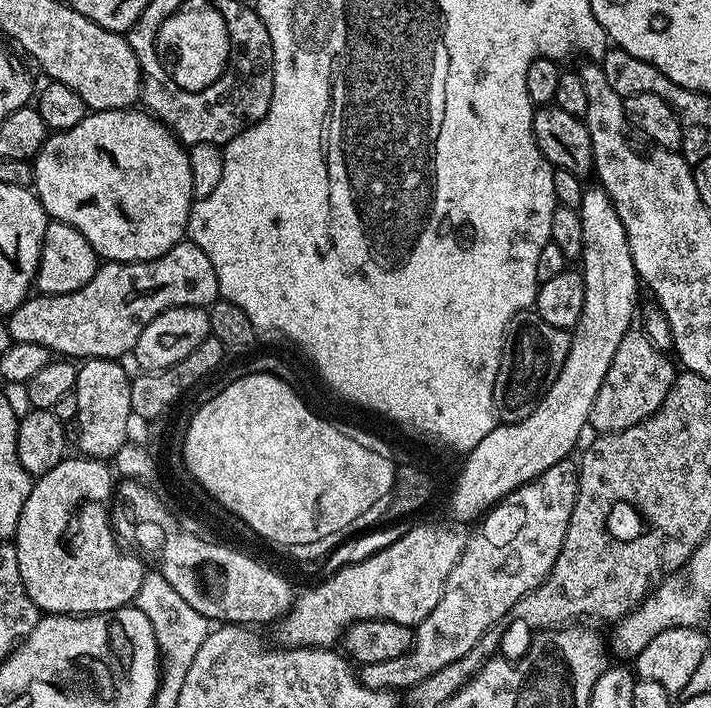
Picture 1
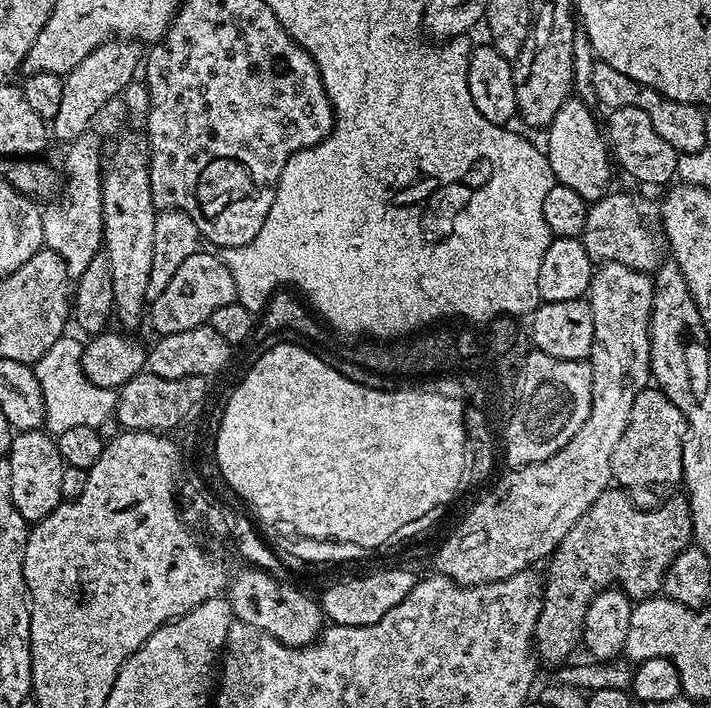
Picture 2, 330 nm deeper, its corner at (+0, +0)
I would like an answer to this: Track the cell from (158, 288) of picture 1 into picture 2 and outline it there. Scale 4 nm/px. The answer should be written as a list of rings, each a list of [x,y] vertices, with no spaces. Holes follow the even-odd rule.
[[[201,250],[190,254],[190,258],[178,266],[174,278],[170,278],[166,290],[150,301],[150,320],[152,316],[152,328],[156,334],[165,336],[178,334],[182,330],[194,330],[207,324],[214,310],[237,303],[234,278],[230,270],[226,270],[223,259],[215,251],[212,252]]]

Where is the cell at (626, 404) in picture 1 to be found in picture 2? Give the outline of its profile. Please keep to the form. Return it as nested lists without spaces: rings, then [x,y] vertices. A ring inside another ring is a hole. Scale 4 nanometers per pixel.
[[[655,386],[640,391],[634,398],[634,407],[630,409],[630,422],[622,430],[622,436],[614,445],[614,454],[610,458],[612,480],[620,483],[634,497],[640,506],[652,506],[657,503],[651,488],[660,488],[663,484],[672,484],[682,477],[682,442],[686,434],[686,422],[682,410],[666,398],[666,394]]]

